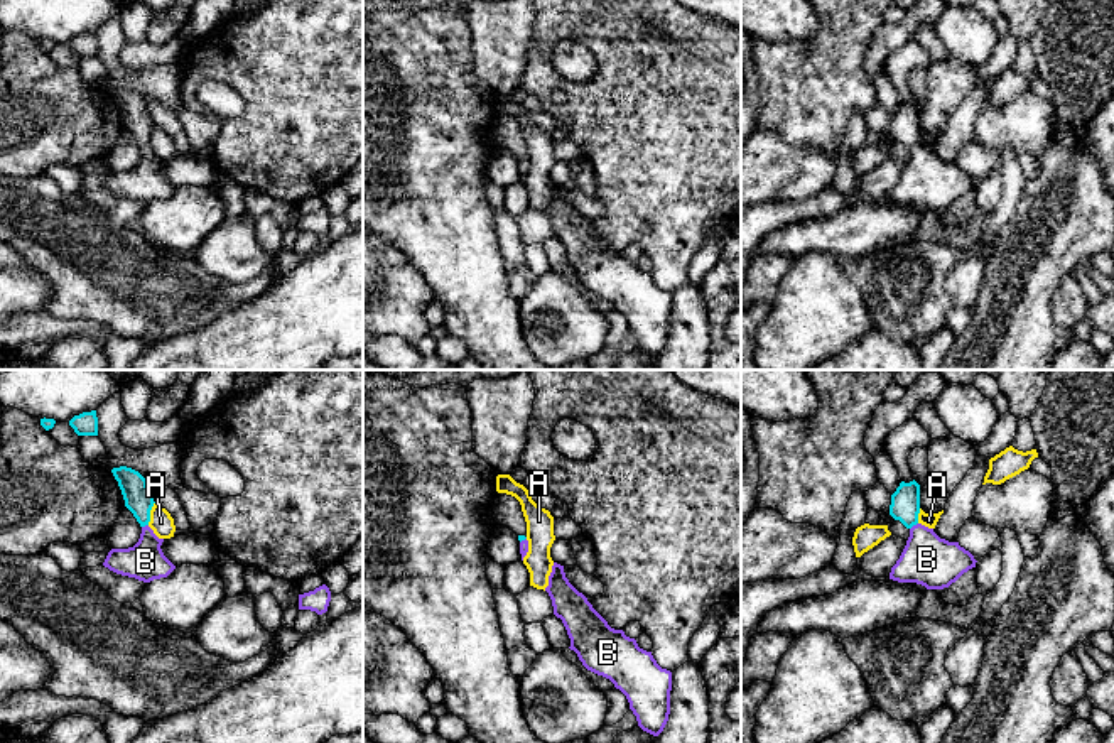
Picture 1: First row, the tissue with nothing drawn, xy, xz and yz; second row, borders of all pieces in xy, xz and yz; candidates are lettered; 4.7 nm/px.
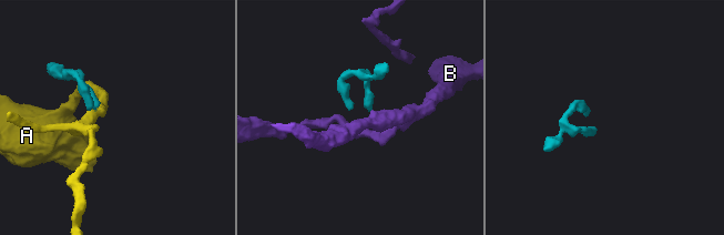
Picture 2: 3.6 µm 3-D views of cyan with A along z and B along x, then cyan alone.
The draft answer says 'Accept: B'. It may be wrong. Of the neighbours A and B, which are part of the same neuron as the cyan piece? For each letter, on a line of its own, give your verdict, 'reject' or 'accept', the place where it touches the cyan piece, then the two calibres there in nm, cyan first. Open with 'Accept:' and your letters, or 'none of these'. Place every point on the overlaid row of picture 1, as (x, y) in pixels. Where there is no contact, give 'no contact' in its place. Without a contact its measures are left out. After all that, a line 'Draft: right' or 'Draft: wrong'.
Accept: B
A: reject; meets cyan in xy at (149, 514); 140 nm thick on the cyan side, 110 nm on the other
B: accept; meets cyan in yz at (913, 524); 140 nm thick on the cyan side, 240 nm on the other
Draft: right

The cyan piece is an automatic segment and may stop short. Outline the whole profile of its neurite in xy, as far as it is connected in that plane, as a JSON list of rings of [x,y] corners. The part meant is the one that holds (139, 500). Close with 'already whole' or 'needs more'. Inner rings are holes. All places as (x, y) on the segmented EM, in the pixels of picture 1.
[[[120,466],[111,469],[122,490],[125,507],[133,513],[142,527],[138,542],[128,549],[111,549],[103,562],[110,571],[135,578],[143,583],[167,578],[176,566],[164,556],[159,539],[149,527],[154,496],[147,480],[135,469]]]; needs more

